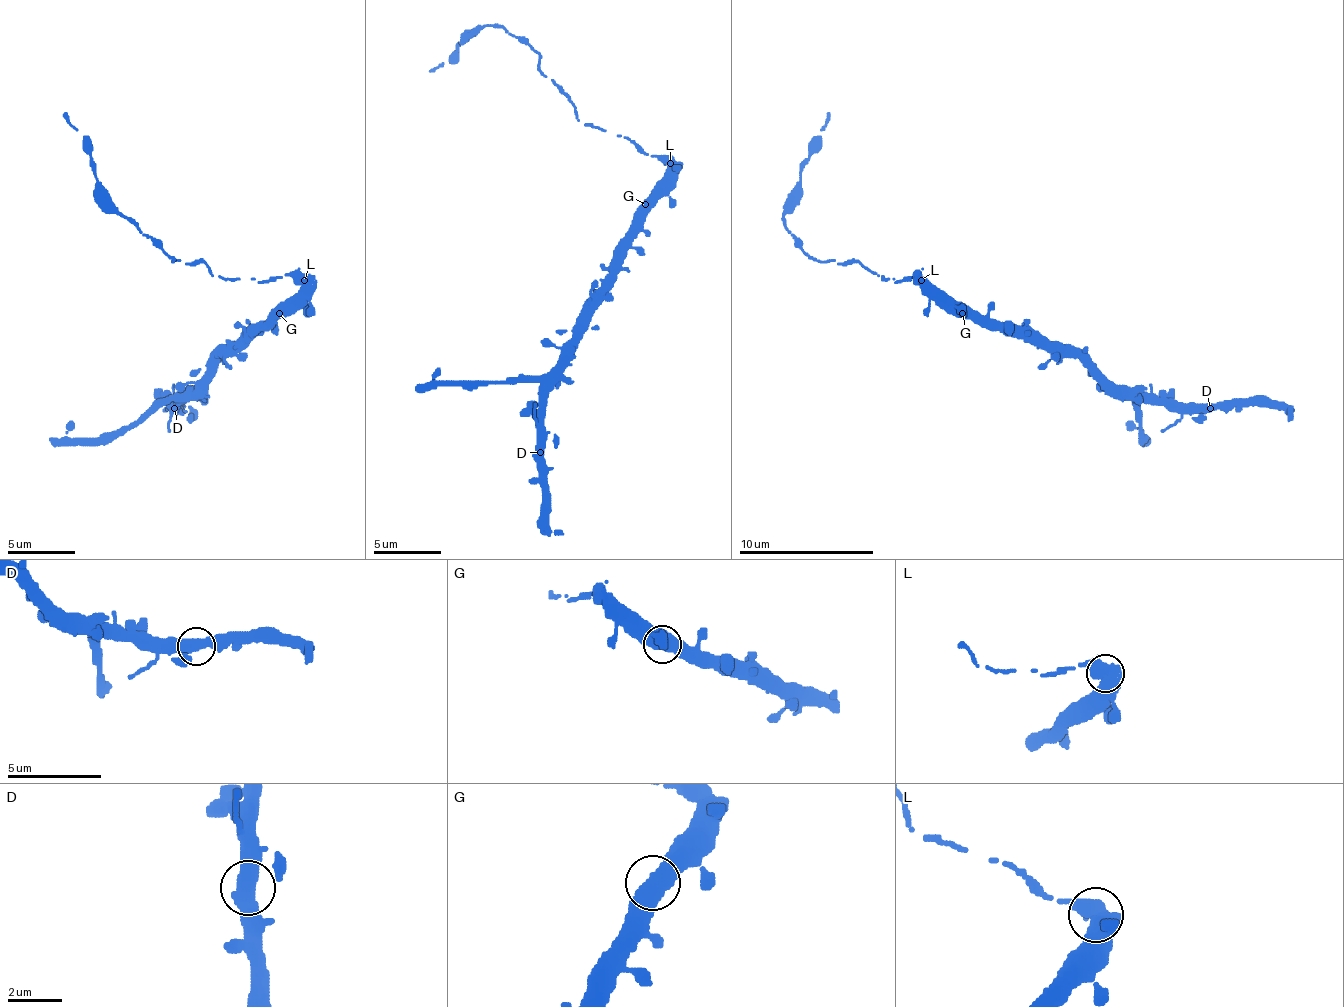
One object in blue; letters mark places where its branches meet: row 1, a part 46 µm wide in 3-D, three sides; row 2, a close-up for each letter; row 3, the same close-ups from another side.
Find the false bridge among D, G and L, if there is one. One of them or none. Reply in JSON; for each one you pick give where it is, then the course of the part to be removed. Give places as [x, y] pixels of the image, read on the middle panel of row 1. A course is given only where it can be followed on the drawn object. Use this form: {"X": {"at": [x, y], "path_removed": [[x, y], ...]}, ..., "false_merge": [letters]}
{"L": {"at": [670, 163], "path_removed": [[669, 163], [577, 119], [571, 99], [540, 68], [540, 55], [503, 28], [486, 24], [428, 72]]}, "false_merge": ["L"]}

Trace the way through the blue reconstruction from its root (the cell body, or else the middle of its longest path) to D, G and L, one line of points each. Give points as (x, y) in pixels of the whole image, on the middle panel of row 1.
D: (659, 180), (659, 194), (625, 252), (611, 289), (587, 330), (560, 357), (560, 374), (543, 408), (540, 452)
G: (659, 180), (659, 187), (645, 204)
L: (659, 180), (669, 163)

